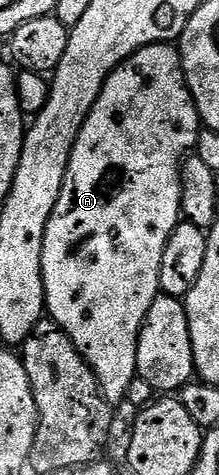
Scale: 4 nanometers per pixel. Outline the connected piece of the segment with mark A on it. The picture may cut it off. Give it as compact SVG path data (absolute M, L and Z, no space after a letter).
M172 43L152 44L139 49L134 56L129 56L118 68L105 79L103 90L95 102L95 106L87 114L83 126L79 130L79 138L71 150L71 162L67 166L67 178L63 182L63 190L59 190L59 202L55 202L55 210L45 227L43 238L43 286L45 287L45 306L48 319L57 324L71 338L71 342L79 350L79 354L97 375L97 384L101 393L110 405L124 401L129 394L129 387L137 375L137 343L143 322L147 318L147 310L151 310L151 302L161 292L159 274L163 262L163 250L167 250L167 242L171 234L182 223L181 214L181 166L186 156L196 149L197 135L203 130L201 117L185 81L185 71L181 65L180 51Z

